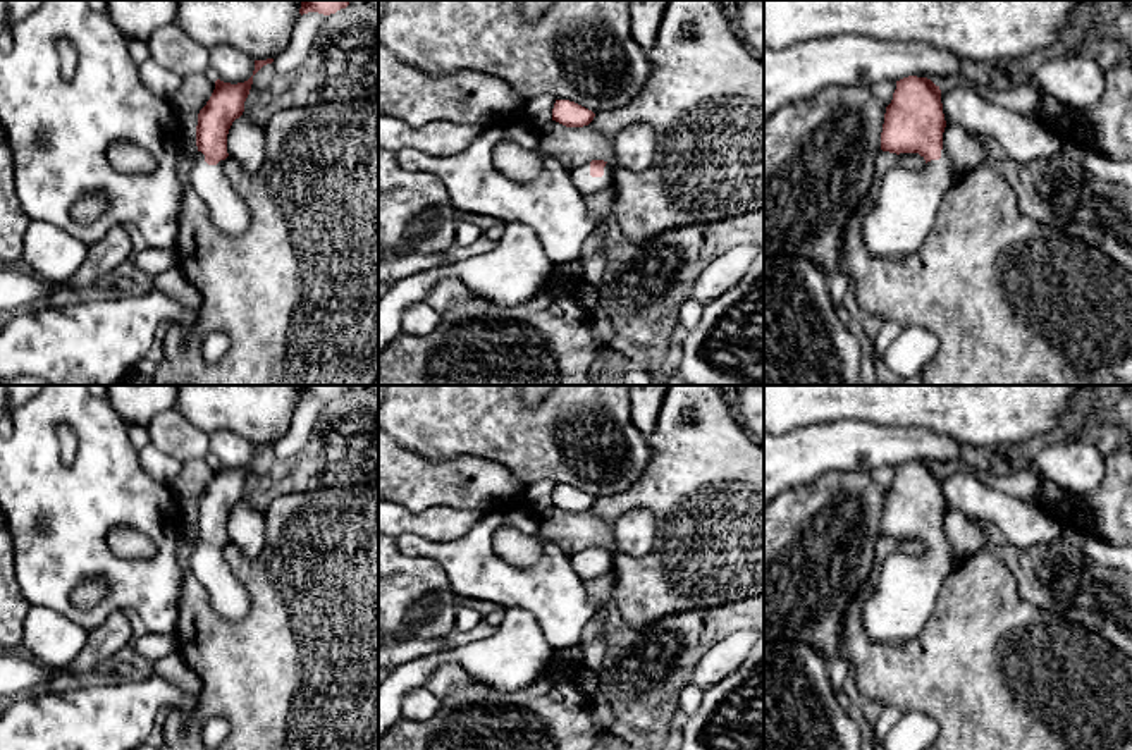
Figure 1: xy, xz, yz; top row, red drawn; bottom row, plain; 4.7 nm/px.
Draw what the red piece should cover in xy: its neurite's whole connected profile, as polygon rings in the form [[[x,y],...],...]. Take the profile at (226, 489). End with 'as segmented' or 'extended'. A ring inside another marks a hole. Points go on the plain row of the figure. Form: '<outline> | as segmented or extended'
[[[253,461],[237,470],[215,466],[215,475],[198,499],[198,538],[189,556],[191,575],[208,593],[213,611],[225,621],[241,621],[249,611],[249,593],[234,576],[224,556],[227,519],[244,497]]] | extended

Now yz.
[[[917,461],[896,466],[893,485],[884,499],[881,535],[896,540],[919,538],[926,550],[919,557],[891,557],[883,562],[874,595],[862,602],[862,626],[872,643],[900,645],[914,640],[929,619],[943,583],[962,559],[943,533],[944,513],[939,471]]] | extended

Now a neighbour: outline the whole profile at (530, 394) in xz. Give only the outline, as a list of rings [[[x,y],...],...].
[[[521,385],[521,401],[526,406],[538,404],[549,392],[552,385]]]

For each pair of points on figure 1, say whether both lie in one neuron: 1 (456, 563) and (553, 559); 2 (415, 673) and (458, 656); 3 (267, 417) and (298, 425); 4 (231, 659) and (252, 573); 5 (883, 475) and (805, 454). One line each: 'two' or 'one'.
1: one
2: one
3: two
4: one
5: two

